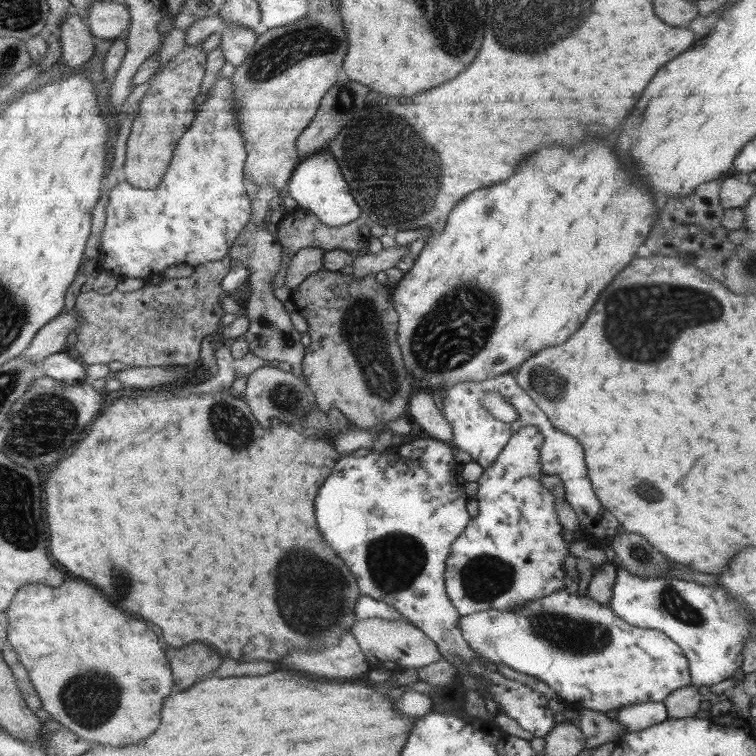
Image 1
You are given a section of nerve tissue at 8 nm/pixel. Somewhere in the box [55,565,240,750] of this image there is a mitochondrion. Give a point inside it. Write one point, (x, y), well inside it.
(91, 707)

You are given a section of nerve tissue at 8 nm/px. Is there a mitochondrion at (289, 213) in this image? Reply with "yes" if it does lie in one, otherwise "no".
no

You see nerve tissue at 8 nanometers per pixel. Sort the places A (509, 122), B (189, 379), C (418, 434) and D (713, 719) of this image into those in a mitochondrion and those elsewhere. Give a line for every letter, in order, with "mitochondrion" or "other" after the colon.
A: other
B: other
C: other
D: other

